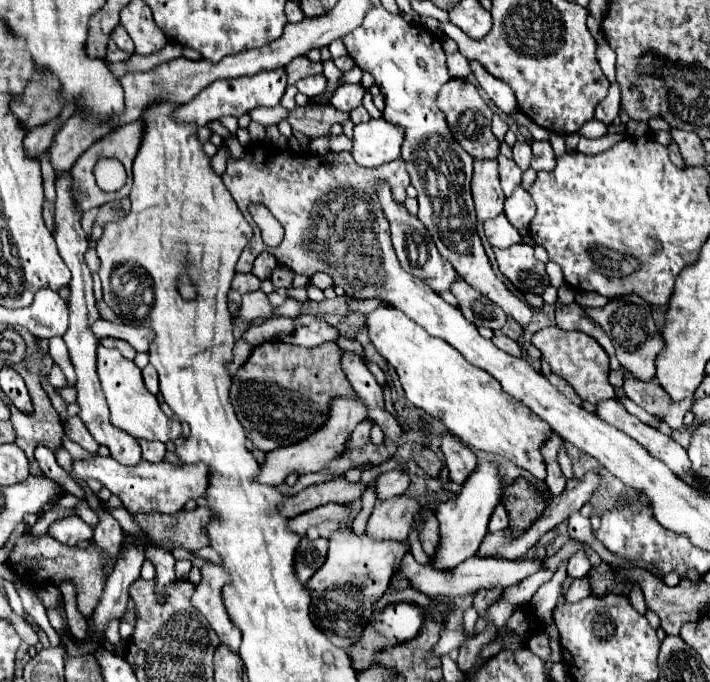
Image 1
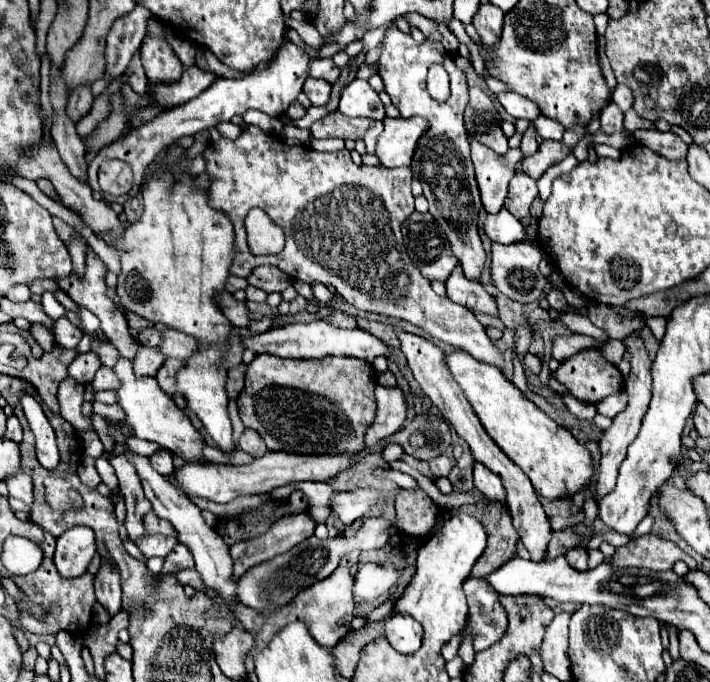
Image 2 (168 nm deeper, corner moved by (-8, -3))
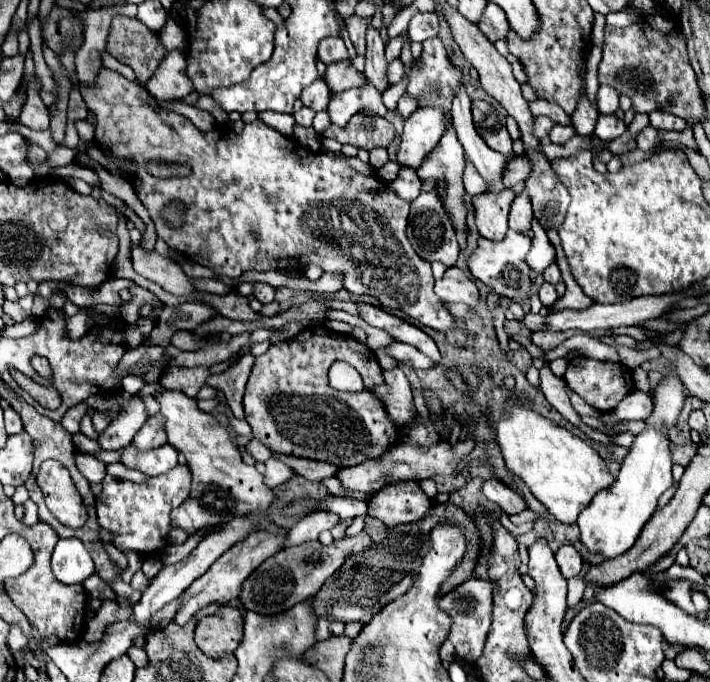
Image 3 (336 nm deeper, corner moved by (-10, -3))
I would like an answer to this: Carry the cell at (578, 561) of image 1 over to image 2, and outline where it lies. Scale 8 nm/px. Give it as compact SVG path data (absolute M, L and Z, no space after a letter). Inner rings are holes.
M573 547L565 551L565 559L567 563L575 569L575 571L585 571L587 569L587 551L581 547Z

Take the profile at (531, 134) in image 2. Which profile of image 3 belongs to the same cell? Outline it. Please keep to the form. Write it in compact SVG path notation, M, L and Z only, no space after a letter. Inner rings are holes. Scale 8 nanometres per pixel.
M535 117L535 121L533 121L533 135L541 141L543 137L549 135L549 131L551 131L553 125L555 123L551 119L547 119L547 117Z

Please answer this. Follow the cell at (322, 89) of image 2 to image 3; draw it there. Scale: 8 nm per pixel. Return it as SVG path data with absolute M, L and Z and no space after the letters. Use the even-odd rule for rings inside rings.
M317 79L309 87L305 87L303 93L301 93L303 105L311 107L315 111L325 111L327 103L329 103L329 97L331 97L331 91L329 91L329 87L323 79Z

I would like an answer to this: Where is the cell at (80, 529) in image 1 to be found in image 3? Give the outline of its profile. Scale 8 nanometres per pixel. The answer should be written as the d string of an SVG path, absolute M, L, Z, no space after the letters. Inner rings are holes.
M75 537L57 541L51 567L53 567L53 575L67 585L83 583L89 575L95 573L93 559L87 553L87 547L83 545L83 541Z

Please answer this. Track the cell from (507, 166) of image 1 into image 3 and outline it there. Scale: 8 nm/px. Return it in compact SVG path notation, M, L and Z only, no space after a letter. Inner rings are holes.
M521 189L513 203L511 203L511 213L509 213L509 227L513 231L523 233L525 229L531 227L531 219L533 219L533 209L531 209L531 199L527 195L527 189Z

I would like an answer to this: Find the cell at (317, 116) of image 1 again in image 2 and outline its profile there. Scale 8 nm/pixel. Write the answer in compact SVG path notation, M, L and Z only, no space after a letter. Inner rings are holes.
M339 111L315 121L311 125L311 135L313 139L329 139L329 137L339 137L339 139L363 139L365 131L371 127L369 119L351 119L341 115Z

